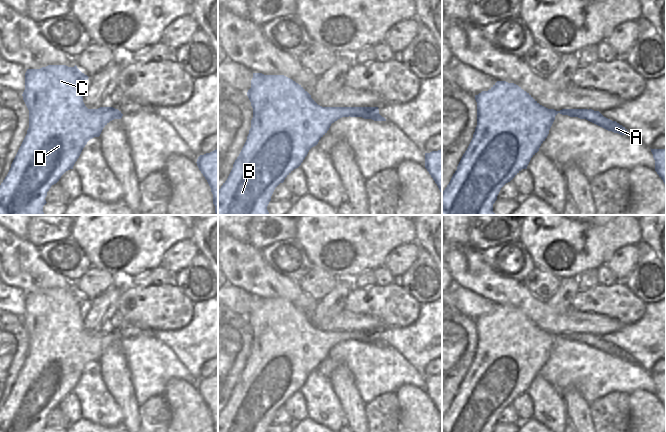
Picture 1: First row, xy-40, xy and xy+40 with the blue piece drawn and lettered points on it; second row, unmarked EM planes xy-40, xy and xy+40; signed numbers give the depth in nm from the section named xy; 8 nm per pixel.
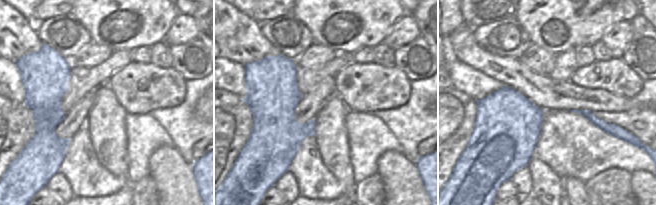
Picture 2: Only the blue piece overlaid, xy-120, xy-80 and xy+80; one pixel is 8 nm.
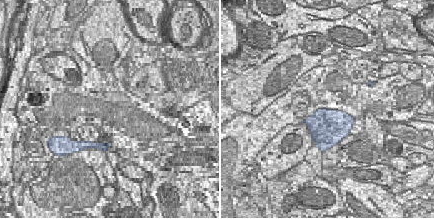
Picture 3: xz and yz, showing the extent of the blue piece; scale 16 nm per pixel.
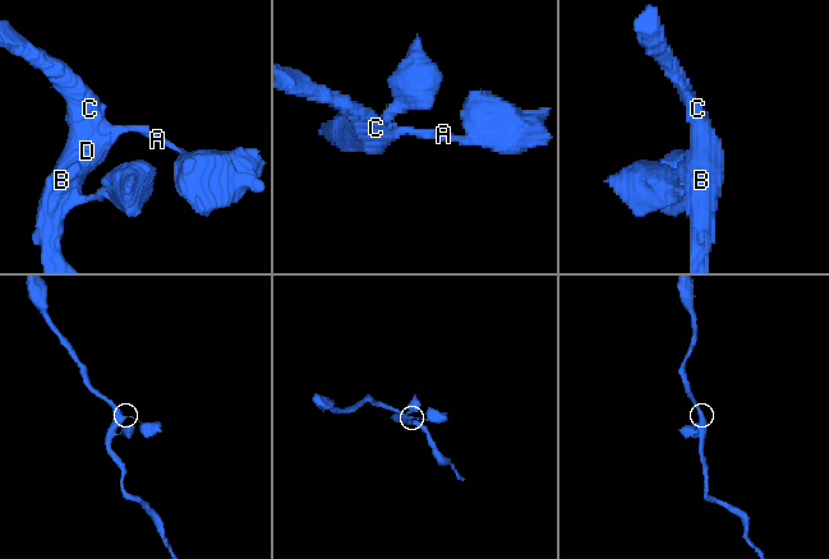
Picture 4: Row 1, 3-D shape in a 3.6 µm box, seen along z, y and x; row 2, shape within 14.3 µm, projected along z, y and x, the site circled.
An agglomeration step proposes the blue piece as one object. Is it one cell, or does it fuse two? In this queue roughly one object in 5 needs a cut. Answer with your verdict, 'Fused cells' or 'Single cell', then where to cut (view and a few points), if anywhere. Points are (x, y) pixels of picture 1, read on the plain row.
Single cell. No split

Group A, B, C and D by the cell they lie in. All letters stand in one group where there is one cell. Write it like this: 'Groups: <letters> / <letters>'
Groups: A B C D

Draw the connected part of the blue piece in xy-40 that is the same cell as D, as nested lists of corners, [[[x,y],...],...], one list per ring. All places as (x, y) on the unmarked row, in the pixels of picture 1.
[[[48,289],[40,293],[27,293],[22,320],[29,334],[29,352],[7,400],[0,409],[0,432],[43,432],[47,427],[47,416],[66,395],[73,393],[87,366],[99,361],[110,345],[122,342],[121,335],[113,331],[88,333],[85,330],[83,318],[88,302],[76,289]]]

